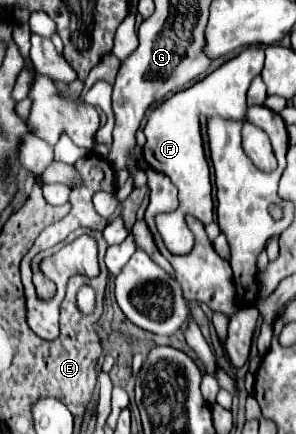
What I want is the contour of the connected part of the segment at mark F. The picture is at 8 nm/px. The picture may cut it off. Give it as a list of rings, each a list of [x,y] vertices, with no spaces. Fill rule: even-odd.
[[[249,46],[235,58],[227,60],[223,66],[213,70],[203,80],[195,82],[193,86],[173,94],[169,100],[161,102],[147,118],[147,124],[143,128],[147,142],[143,146],[143,158],[145,162],[171,178],[171,182],[181,192],[181,203],[177,210],[170,213],[162,213],[156,216],[157,230],[165,242],[165,246],[173,254],[187,254],[193,248],[193,234],[185,224],[185,214],[193,214],[203,224],[213,221],[214,204],[211,200],[211,172],[203,150],[203,138],[201,138],[201,118],[221,116],[225,120],[243,120],[247,112],[247,90],[251,80],[261,74],[263,70],[263,48]]]

